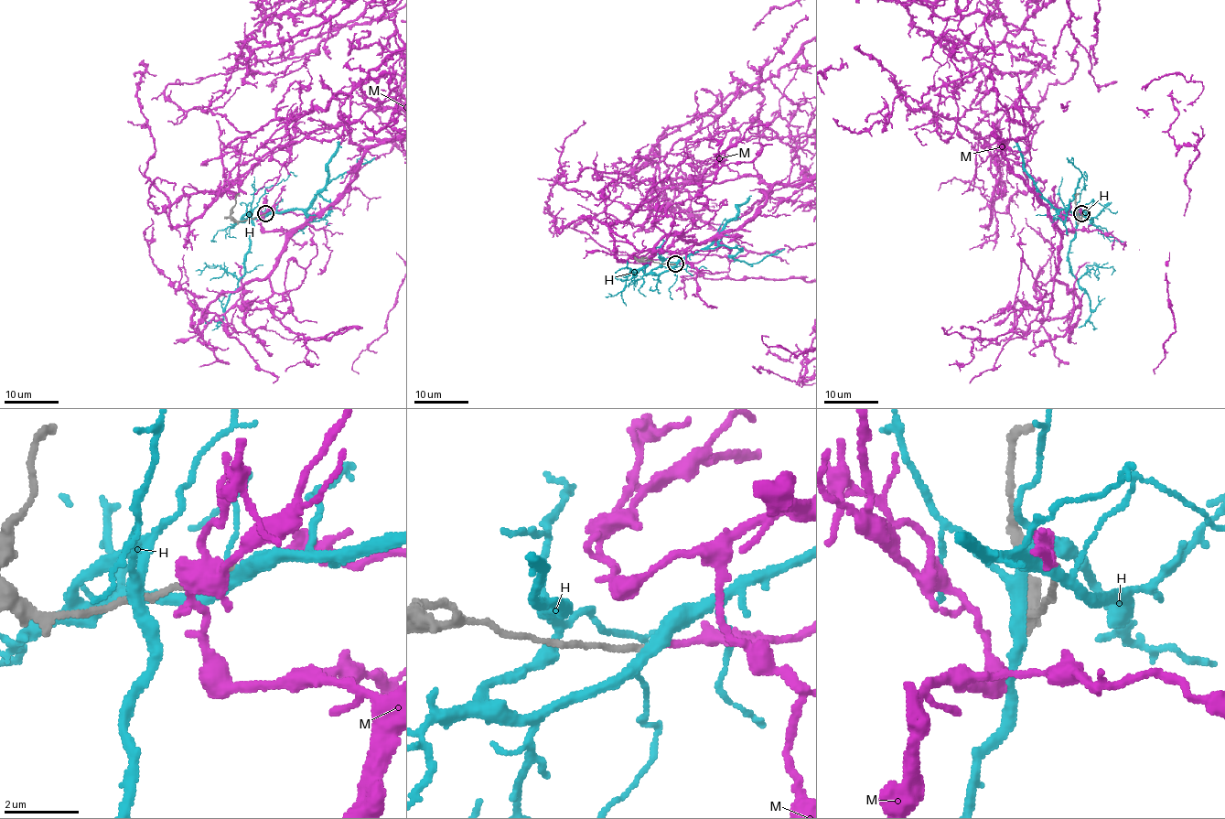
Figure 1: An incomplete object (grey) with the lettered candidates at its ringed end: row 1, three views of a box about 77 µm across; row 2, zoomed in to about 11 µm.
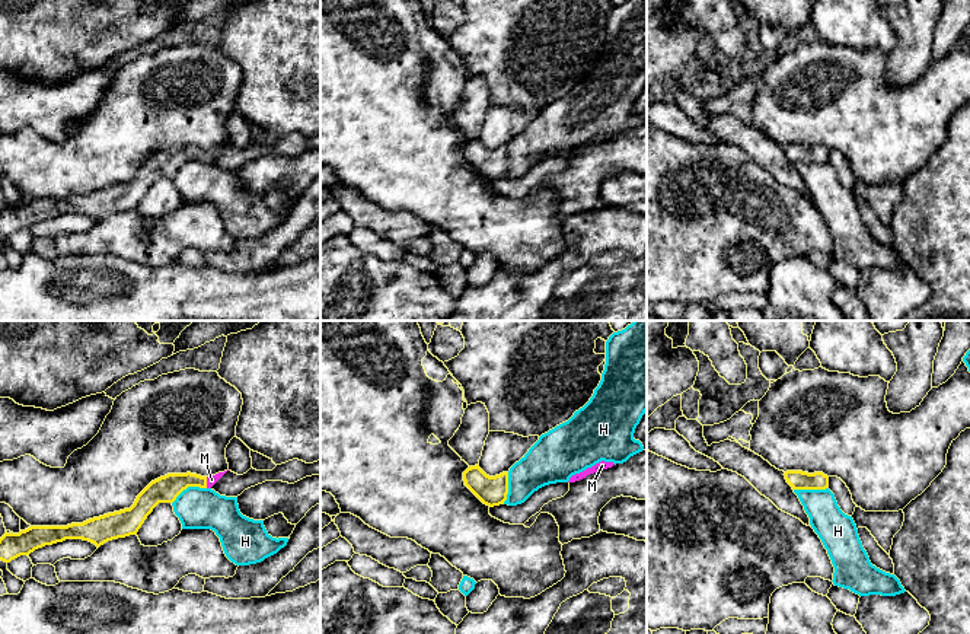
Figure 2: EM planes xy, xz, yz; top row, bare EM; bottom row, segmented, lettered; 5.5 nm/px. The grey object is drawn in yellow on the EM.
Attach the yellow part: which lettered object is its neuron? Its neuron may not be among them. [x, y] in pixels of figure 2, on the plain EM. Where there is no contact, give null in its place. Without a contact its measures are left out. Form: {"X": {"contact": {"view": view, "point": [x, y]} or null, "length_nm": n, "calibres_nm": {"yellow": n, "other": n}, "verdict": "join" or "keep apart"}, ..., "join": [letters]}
{"H": {"contact": {"view": "xy", "point": [188, 159]}, "length_nm": 220, "calibres_nm": {"yellow": 150, "other": 220}, "verdict": "keep apart"}, "M": {"contact": {"view": "xy", "point": [206, 156]}, "length_nm": 60, "calibres_nm": {"yellow": 150, "other": 50}, "verdict": "join"}, "join": ["M"]}

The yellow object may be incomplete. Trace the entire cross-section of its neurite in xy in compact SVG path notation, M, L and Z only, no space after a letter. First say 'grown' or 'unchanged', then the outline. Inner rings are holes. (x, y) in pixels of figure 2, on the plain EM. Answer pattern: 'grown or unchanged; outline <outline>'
grown; outline M167 147L151 154L135 172L130 182L89 192L67 200L31 200L19 207L4 207L0 211L0 233L10 236L20 229L29 229L38 222L83 213L98 222L108 214L137 208L138 203L159 176L173 176L188 160L211 162L224 147L211 150L197 147Z

